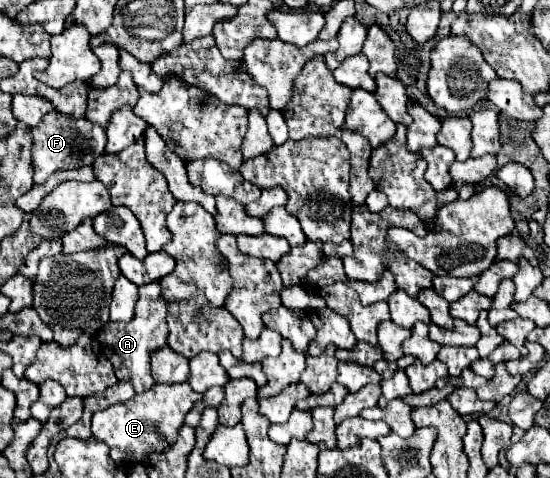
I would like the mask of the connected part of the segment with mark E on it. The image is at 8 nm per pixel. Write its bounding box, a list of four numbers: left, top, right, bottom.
[91,384,201,462]

